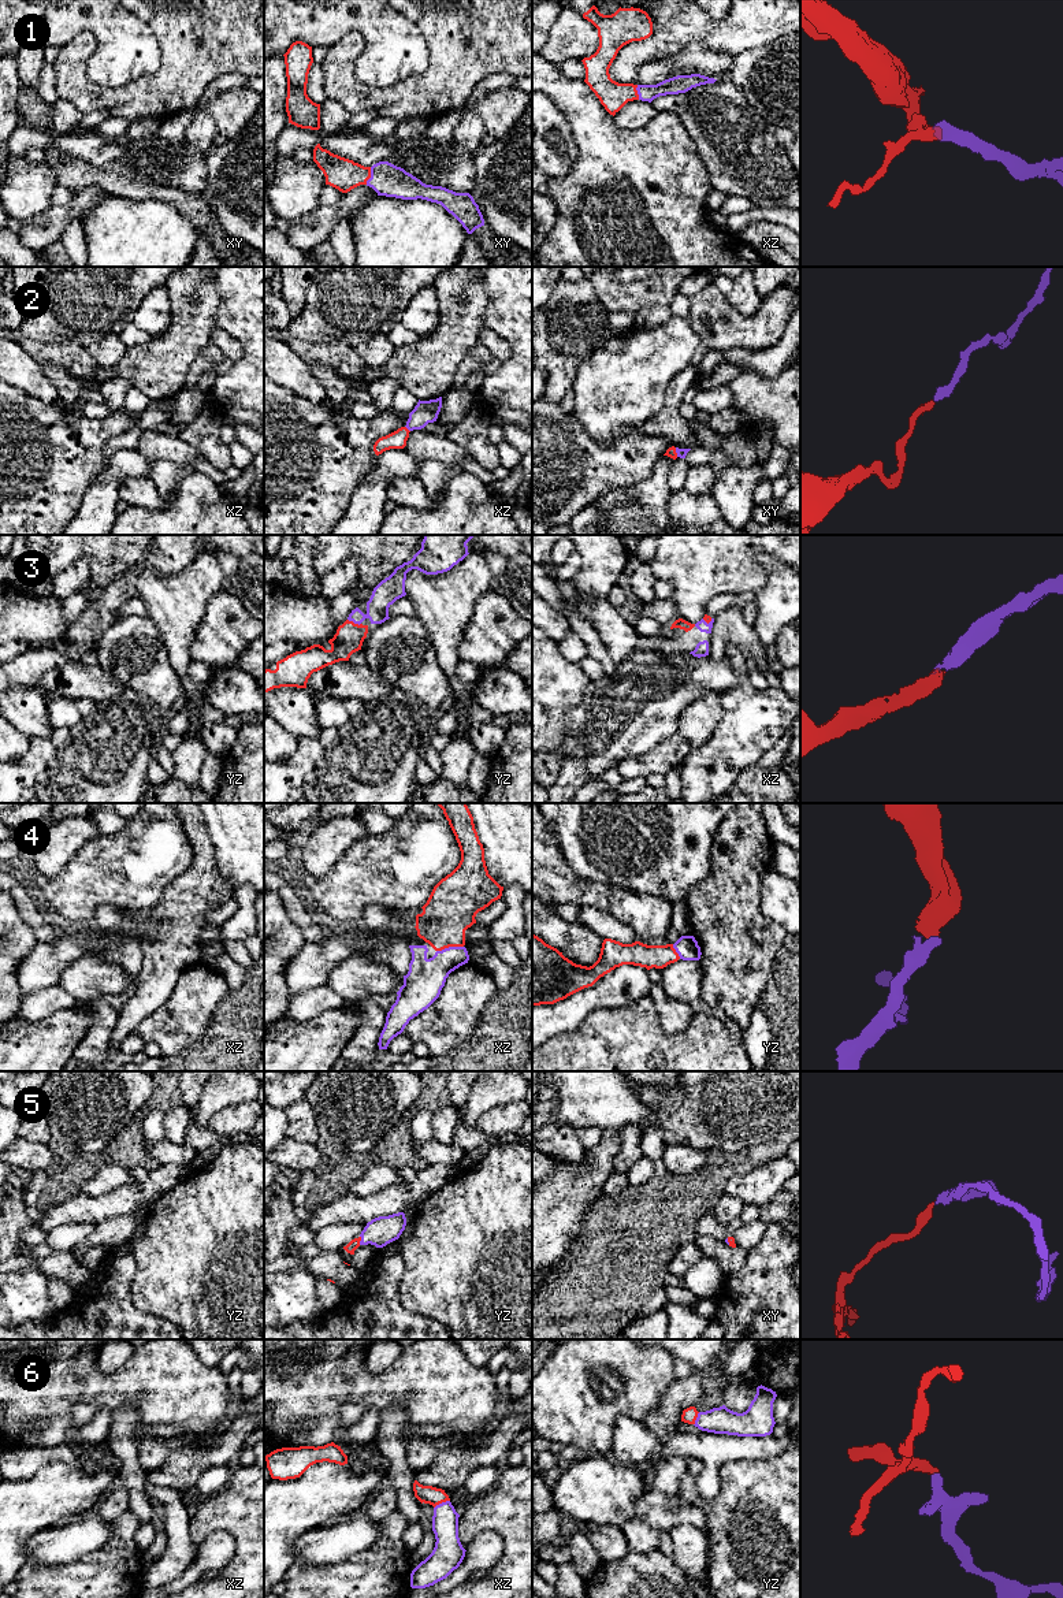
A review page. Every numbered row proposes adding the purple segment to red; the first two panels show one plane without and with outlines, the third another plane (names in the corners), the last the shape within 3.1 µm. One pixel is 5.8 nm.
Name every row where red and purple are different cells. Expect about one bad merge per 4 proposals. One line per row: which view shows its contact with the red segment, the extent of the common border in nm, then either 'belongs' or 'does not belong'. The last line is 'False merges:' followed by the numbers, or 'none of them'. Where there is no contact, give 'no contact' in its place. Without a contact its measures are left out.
1: meets red in xy; contact 110 nm long; belongs
2: meets red in xz; contact 50 nm long; belongs
3: meets red in yz; contact 90 nm long; belongs
4: meets red in xz; contact 160 nm long; belongs
5: meets red in yz; contact 60 nm long; belongs
6: meets red in xz; contact 110 nm long; belongs
False merges: none of them

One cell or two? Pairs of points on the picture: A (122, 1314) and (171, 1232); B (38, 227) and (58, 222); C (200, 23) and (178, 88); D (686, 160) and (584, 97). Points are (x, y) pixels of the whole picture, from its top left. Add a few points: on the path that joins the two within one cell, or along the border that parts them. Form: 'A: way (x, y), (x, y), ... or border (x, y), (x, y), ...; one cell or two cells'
A: border (134, 1268), (129, 1299), (158, 1316); two cells
B: way (43, 227), (54, 222); one cell
C: way (200, 40), (185, 71); one cell
D: way (658, 160), (636, 160), (601, 125); one cell

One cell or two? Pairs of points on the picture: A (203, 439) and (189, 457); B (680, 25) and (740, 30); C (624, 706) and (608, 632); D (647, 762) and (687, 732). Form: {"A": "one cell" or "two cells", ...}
{"A": "two cells", "B": "one cell", "C": "two cells", "D": "one cell"}

